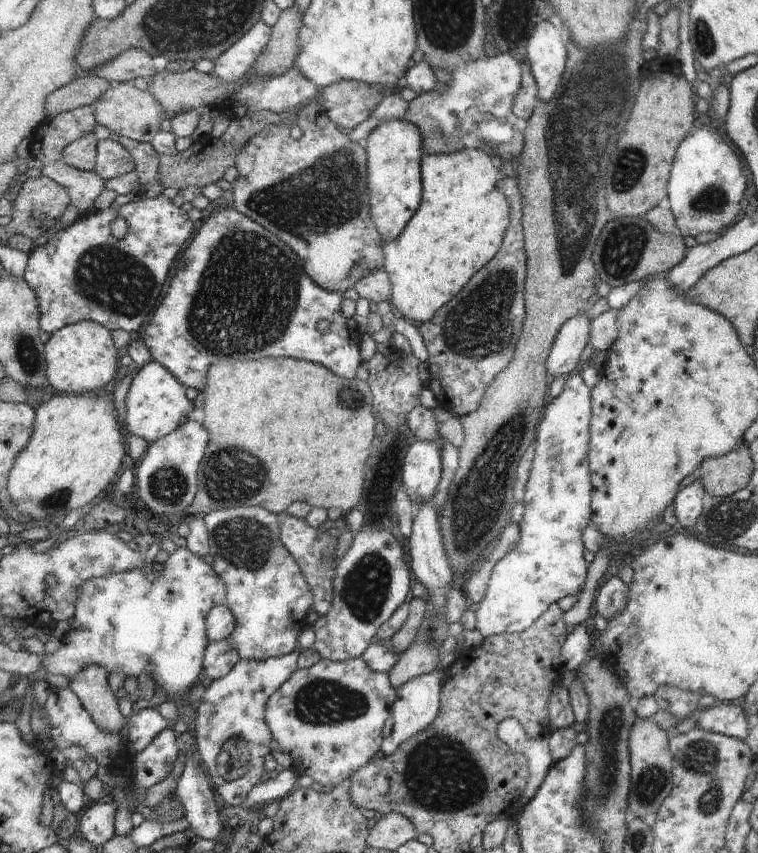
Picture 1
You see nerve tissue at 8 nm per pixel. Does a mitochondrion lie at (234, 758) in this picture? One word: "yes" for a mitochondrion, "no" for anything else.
yes

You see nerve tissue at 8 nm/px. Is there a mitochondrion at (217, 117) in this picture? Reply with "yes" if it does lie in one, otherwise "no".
no

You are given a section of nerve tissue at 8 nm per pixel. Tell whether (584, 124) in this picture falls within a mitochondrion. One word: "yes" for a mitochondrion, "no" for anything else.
yes

